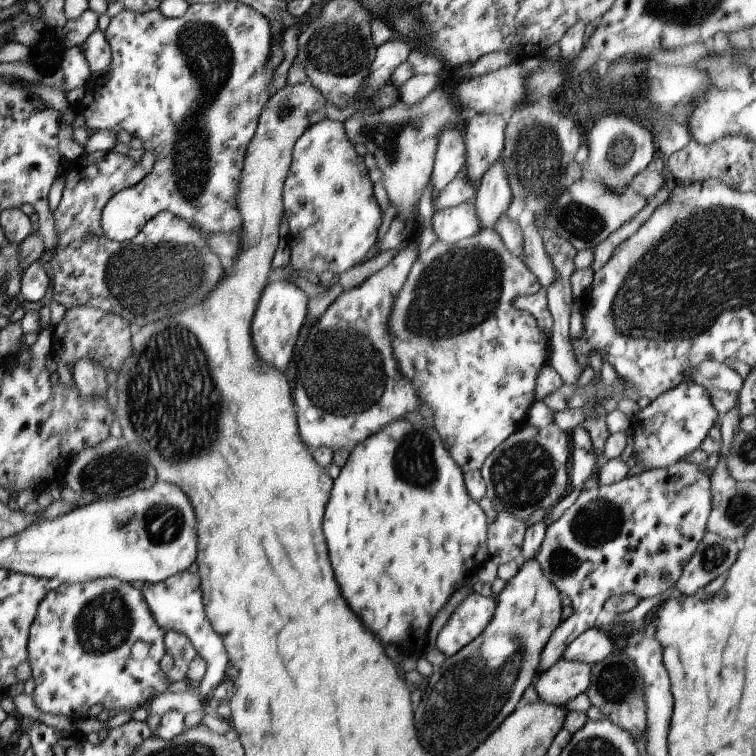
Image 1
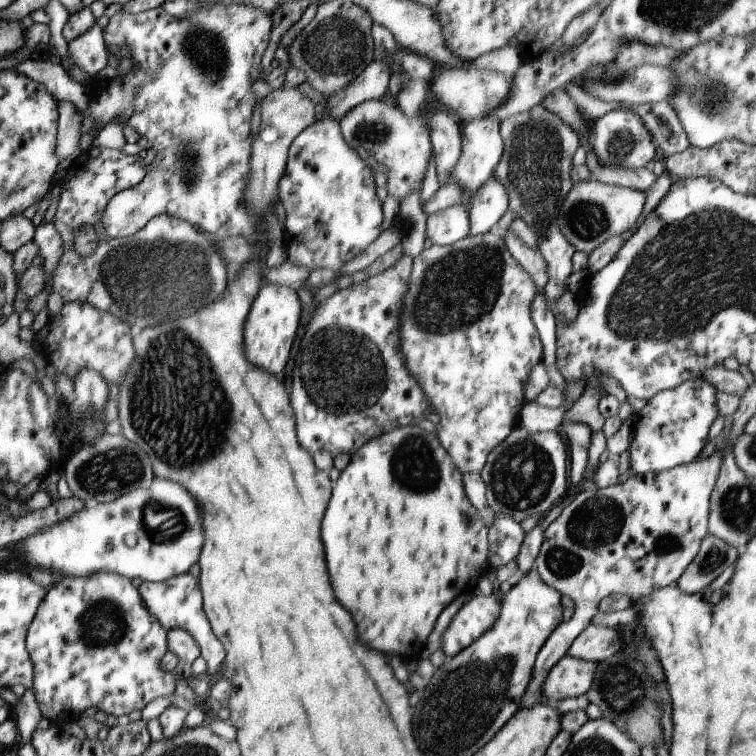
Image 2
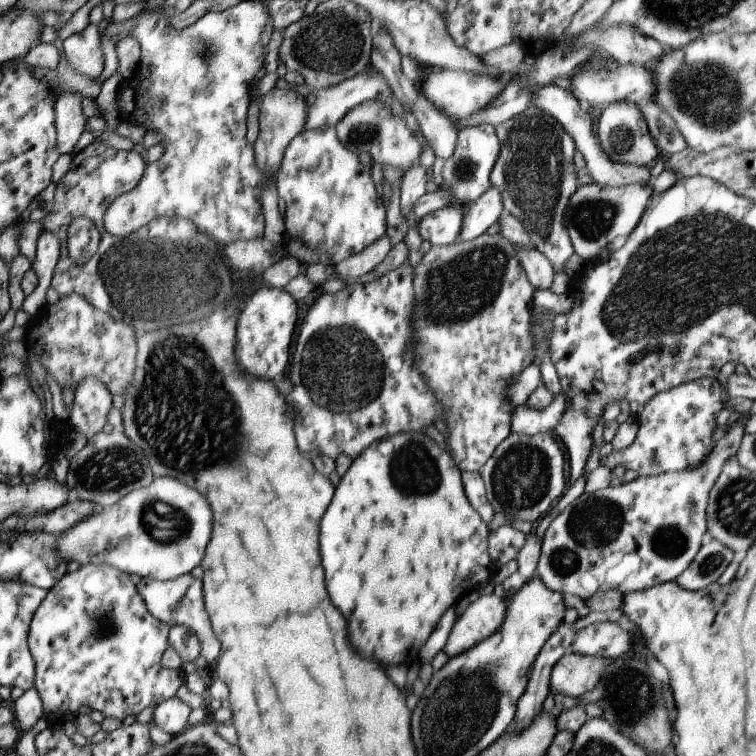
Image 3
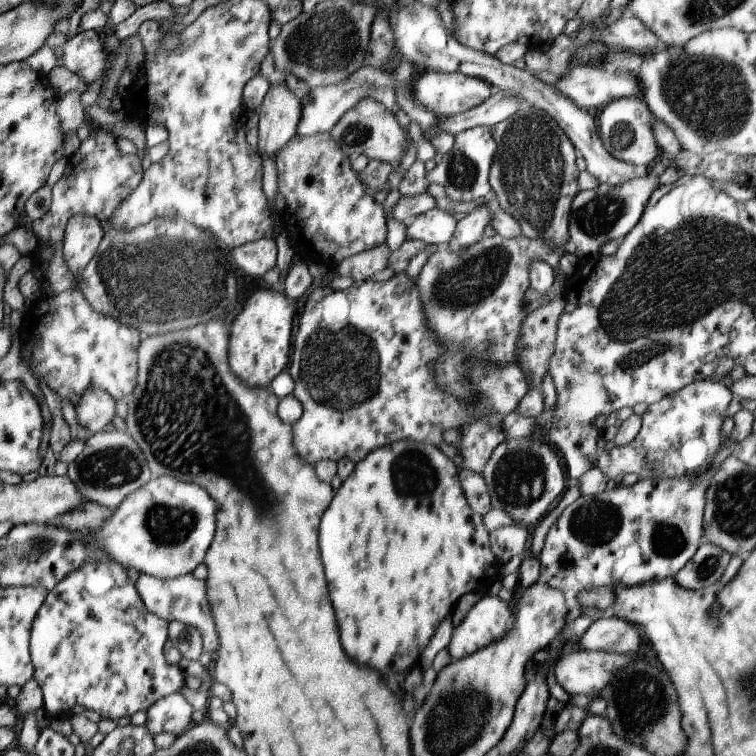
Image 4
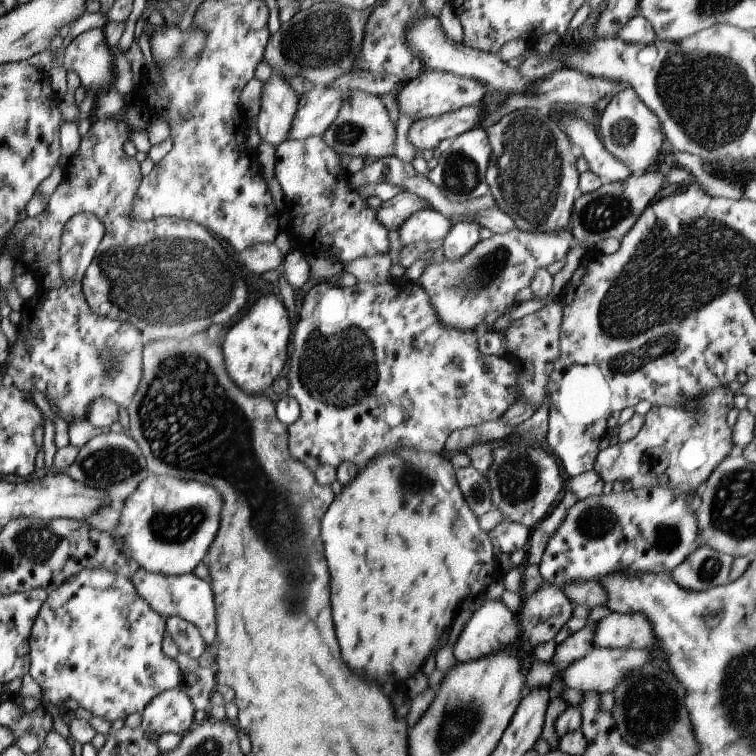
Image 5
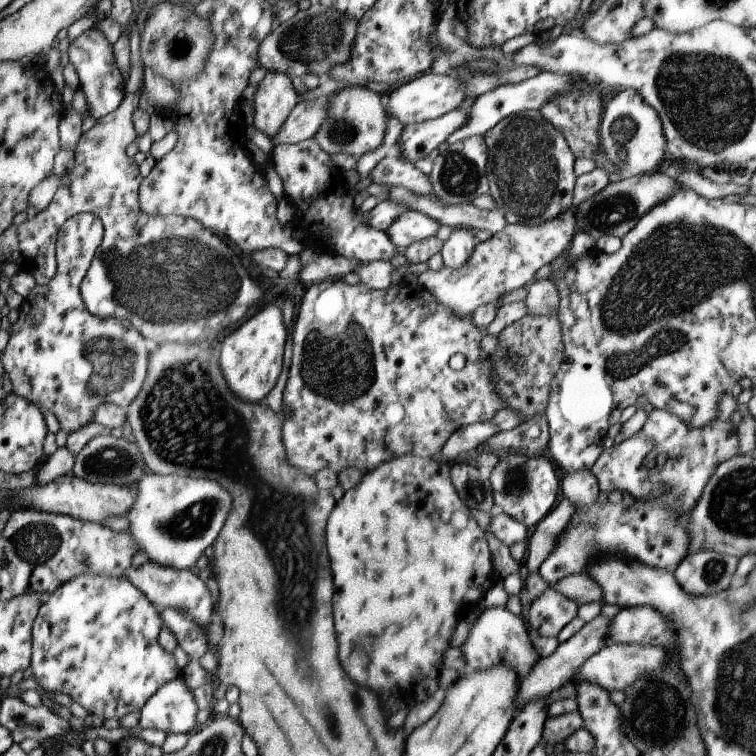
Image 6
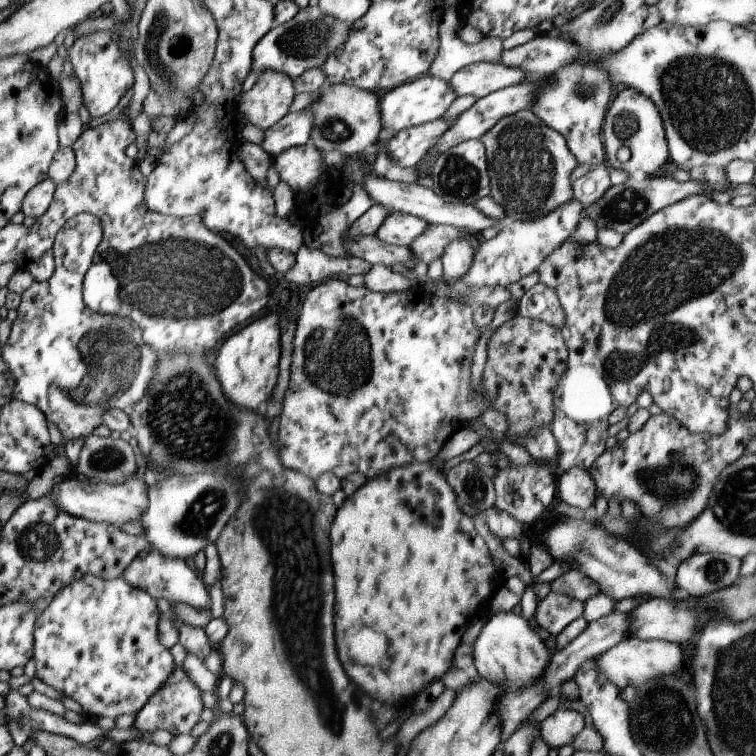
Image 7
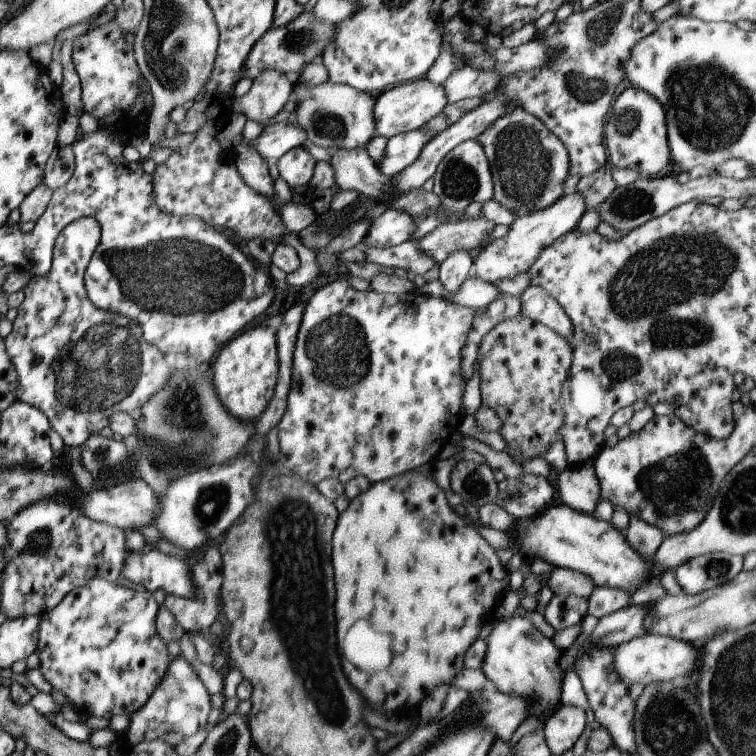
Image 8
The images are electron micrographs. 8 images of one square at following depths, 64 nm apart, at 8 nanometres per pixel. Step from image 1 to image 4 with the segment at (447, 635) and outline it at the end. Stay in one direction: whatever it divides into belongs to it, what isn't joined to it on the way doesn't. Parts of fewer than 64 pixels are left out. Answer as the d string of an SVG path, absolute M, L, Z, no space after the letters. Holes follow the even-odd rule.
M485 594L451 634L447 650L453 662L473 656L477 650L503 640L505 634L511 630L511 618L511 604L501 602L497 596Z

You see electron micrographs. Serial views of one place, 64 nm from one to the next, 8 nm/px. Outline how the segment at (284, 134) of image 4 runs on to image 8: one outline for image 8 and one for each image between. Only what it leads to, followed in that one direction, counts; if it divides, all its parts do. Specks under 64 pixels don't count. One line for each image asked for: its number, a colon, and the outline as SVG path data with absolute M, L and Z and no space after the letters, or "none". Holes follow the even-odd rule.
5: M271 76L263 82L259 102L259 114L255 122L259 138L277 148L287 140L299 98L283 76Z
6: M267 72L253 94L253 126L269 140L279 134L279 128L299 104L299 96L291 86L291 78L279 72Z
7: M261 72L253 88L241 92L237 110L245 122L259 126L263 132L287 116L287 108L295 96L291 78L283 72Z
8: M263 70L253 80L249 92L245 96L241 96L239 100L231 102L231 112L241 112L247 116L247 120L255 120L263 126L269 118L273 118L283 108L283 104L291 98L291 94L293 94L293 82L285 74L275 72L275 70Z

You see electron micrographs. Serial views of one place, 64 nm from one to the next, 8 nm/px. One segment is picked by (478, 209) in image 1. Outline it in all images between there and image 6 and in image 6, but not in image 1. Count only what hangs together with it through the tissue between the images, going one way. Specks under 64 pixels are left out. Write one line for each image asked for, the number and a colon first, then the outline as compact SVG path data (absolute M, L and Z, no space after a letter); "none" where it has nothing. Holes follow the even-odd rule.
2: M491 176L475 196L469 196L469 238L487 234L509 208L509 196L503 184Z
3: M489 188L481 198L465 208L461 230L455 242L471 242L485 234L485 230L501 218L503 202L497 188Z
4: M491 204L479 206L469 216L459 220L455 226L455 232L447 242L447 252L455 254L479 242L483 238L483 228L489 224L489 220L491 220Z
5: M461 220L451 226L449 234L441 240L443 242L443 256L445 260L457 262L469 254L469 250L479 242L479 224L473 220Z
6: M453 230L453 234L443 242L441 248L441 258L443 258L443 268L449 270L459 270L465 266L469 256L473 254L477 246L475 232L471 230Z

